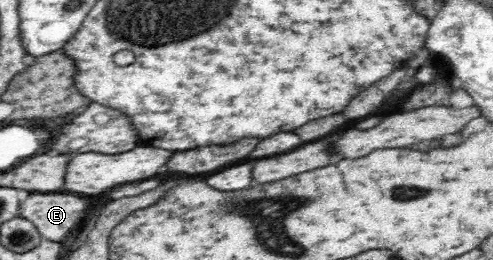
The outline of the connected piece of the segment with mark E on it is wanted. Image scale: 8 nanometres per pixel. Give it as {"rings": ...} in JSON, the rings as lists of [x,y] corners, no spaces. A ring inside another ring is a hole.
{"rings":[[[31,193],[19,209],[19,216],[28,219],[45,240],[62,242],[73,229],[81,228],[89,203],[77,195],[63,193]]]}

